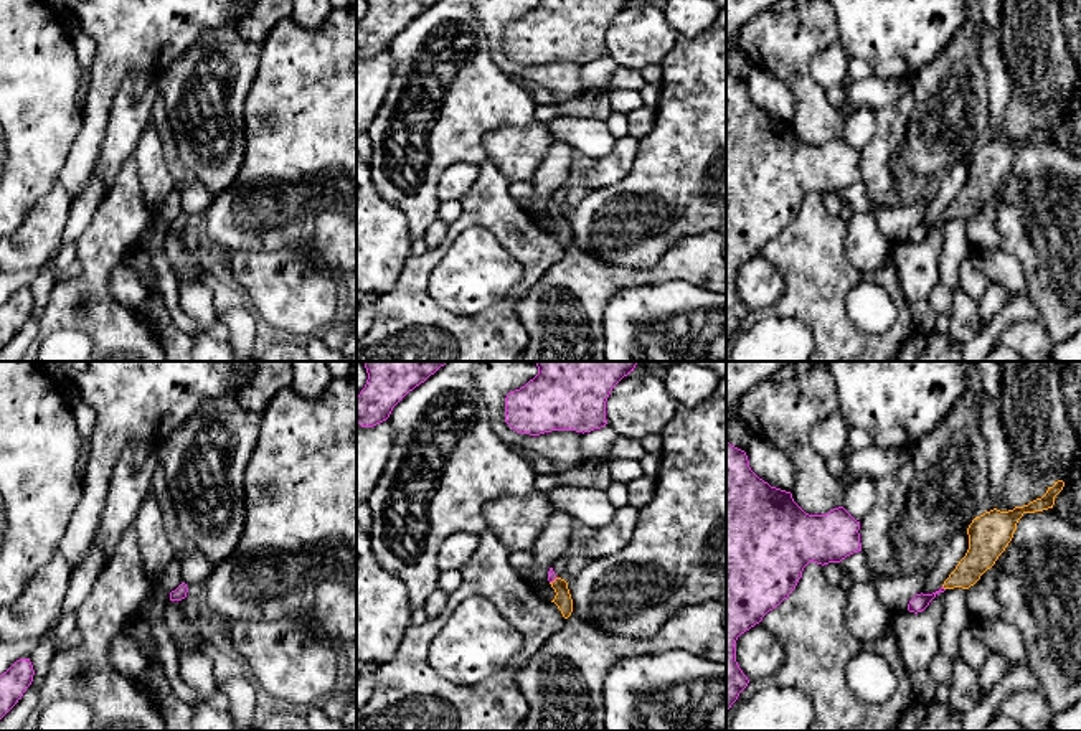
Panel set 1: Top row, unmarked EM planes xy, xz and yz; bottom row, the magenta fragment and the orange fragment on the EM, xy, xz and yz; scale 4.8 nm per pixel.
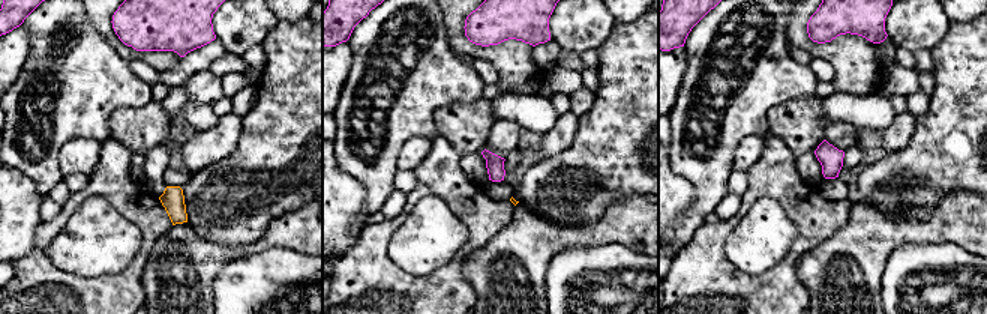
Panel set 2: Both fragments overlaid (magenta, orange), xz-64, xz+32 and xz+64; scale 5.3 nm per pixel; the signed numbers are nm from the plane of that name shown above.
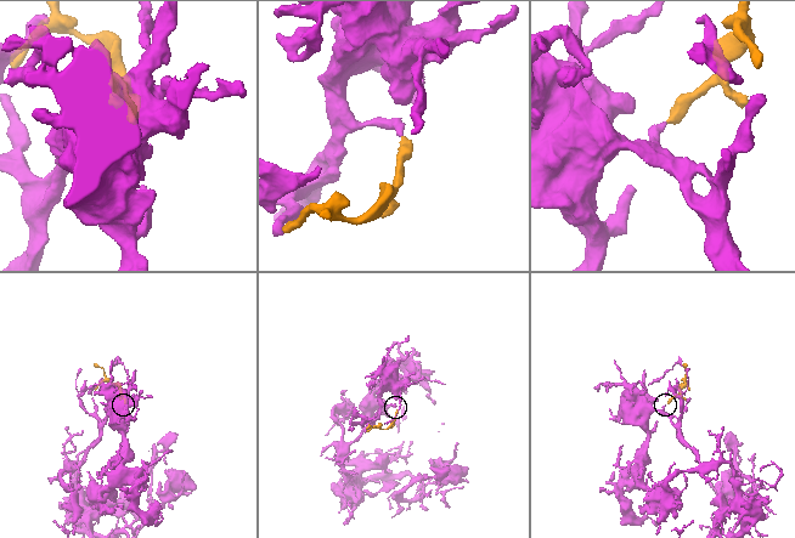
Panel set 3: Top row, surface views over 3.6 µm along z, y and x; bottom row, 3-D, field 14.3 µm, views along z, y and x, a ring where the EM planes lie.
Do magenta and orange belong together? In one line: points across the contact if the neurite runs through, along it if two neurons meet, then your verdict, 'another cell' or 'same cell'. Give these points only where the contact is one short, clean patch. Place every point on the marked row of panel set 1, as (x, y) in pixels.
runs through xz (552, 576), (553, 580), (560, 586), (563, 599); same cell

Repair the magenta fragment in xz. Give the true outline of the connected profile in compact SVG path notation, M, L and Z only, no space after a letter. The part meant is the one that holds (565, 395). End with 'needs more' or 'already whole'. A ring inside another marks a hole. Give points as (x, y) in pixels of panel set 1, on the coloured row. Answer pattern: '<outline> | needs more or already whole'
M536 361L538 375L505 398L505 422L522 434L591 432L607 424L606 401L637 361Z | already whole

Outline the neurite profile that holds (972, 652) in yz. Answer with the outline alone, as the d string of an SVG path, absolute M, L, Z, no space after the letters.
M969 629L961 632L959 657L967 667L979 672L989 655L990 650Z

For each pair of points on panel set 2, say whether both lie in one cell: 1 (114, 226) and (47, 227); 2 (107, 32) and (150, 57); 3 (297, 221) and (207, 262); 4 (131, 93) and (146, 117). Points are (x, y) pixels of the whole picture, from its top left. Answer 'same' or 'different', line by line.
1: different
2: same
3: same
4: different

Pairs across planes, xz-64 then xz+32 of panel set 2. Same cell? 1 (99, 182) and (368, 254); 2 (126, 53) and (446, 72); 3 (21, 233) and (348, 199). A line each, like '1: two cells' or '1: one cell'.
1: one cell
2: two cells
3: one cell

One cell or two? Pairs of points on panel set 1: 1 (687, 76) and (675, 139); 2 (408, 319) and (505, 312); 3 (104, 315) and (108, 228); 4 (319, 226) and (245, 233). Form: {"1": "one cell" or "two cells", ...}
{"1": "one cell", "2": "one cell", "3": "one cell", "4": "one cell"}

